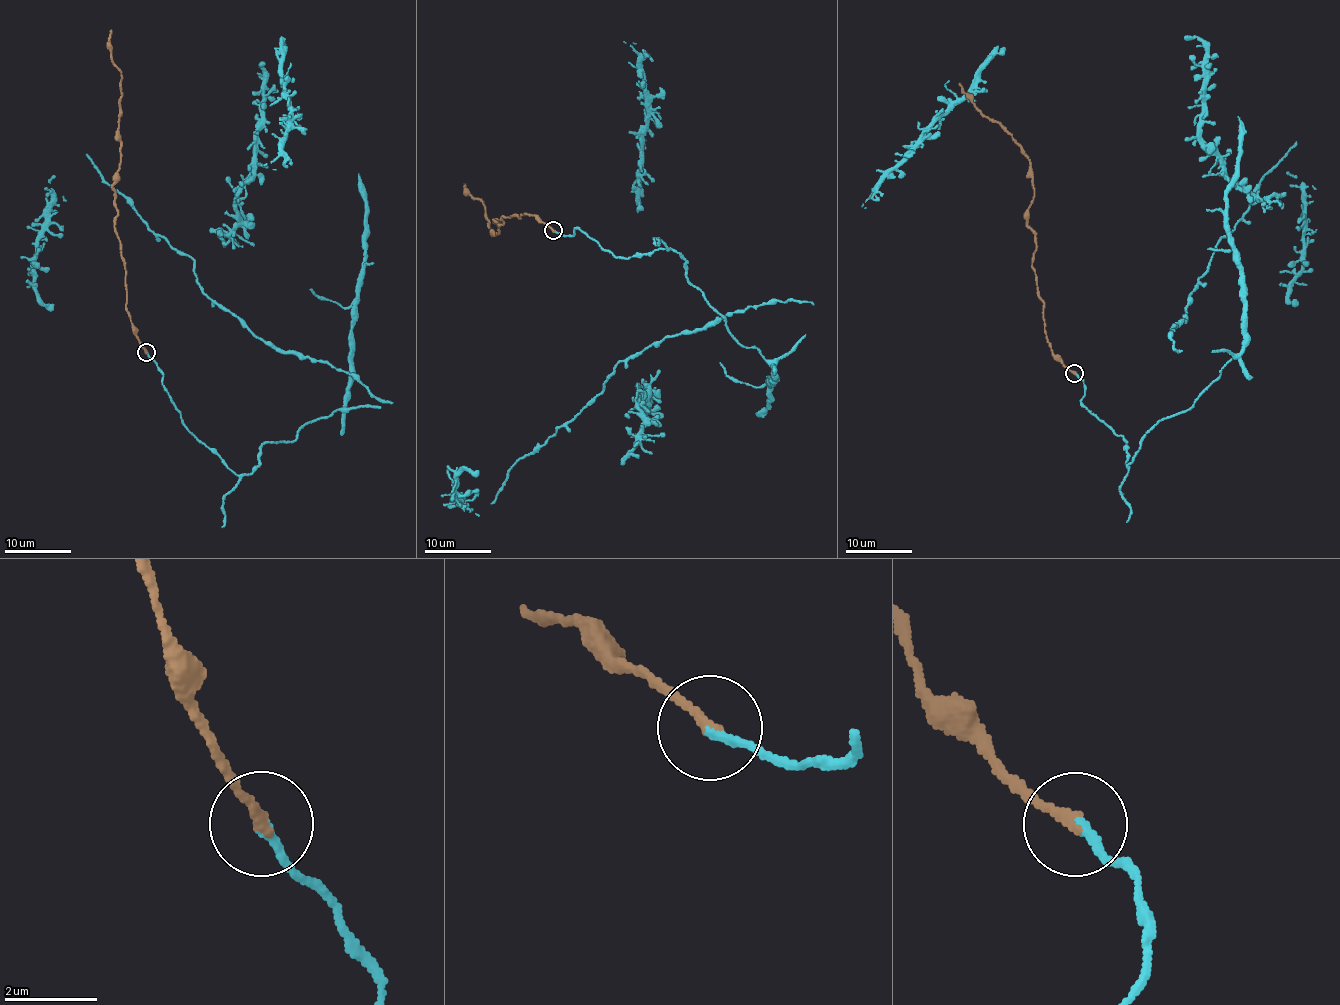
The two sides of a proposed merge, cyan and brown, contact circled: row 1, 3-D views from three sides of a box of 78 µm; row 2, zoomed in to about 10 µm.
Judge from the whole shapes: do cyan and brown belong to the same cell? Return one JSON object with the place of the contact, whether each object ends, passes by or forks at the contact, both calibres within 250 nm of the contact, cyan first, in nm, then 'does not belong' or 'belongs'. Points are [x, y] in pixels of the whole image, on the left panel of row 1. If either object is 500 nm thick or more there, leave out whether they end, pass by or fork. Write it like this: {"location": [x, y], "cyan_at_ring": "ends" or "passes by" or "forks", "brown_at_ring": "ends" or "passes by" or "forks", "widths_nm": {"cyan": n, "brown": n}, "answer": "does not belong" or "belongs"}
{"location": [146, 352], "cyan_at_ring": "ends", "brown_at_ring": "ends", "widths_nm": {"cyan": 200, "brown": 240}, "answer": "belongs"}

